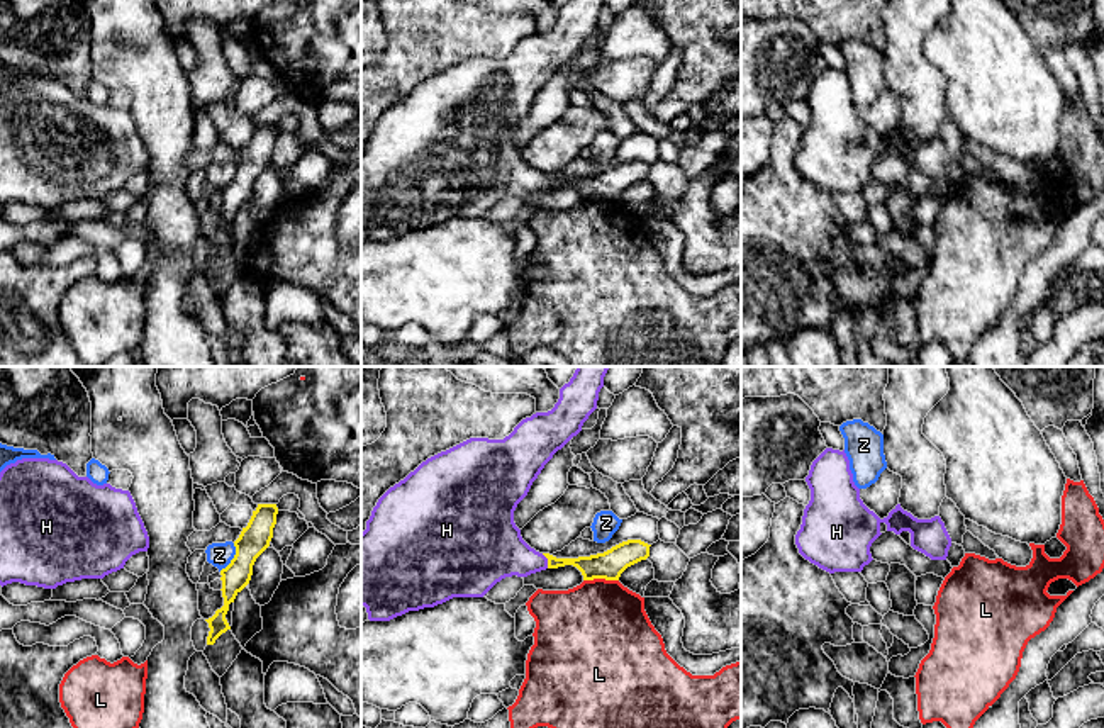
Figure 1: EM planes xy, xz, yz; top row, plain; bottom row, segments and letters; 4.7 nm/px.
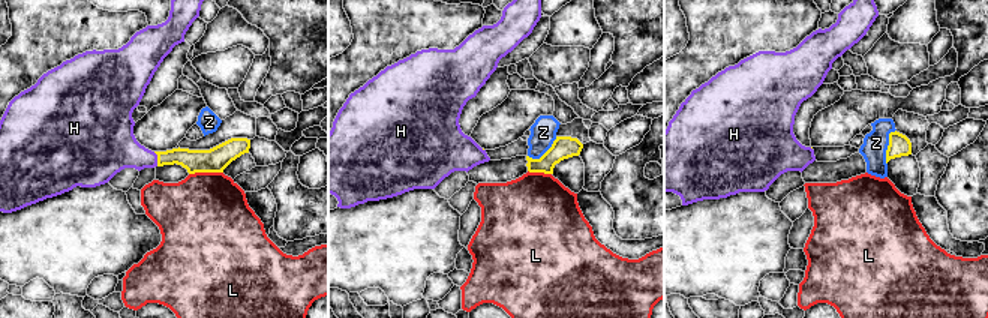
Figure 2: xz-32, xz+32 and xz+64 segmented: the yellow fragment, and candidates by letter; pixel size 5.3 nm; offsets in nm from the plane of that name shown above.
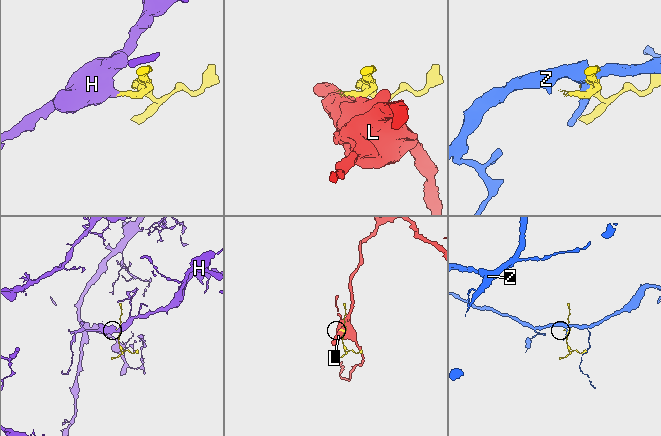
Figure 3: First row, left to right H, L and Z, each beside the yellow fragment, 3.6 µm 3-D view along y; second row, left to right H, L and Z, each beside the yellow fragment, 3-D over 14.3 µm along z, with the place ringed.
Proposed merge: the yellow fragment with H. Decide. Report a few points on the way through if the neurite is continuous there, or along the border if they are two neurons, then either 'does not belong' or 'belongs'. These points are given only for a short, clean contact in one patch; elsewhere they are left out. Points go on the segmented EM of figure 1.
across xz (601, 565), (548, 560), (521, 560), (497, 550) | belongs

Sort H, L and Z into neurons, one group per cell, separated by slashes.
H / L / Z

